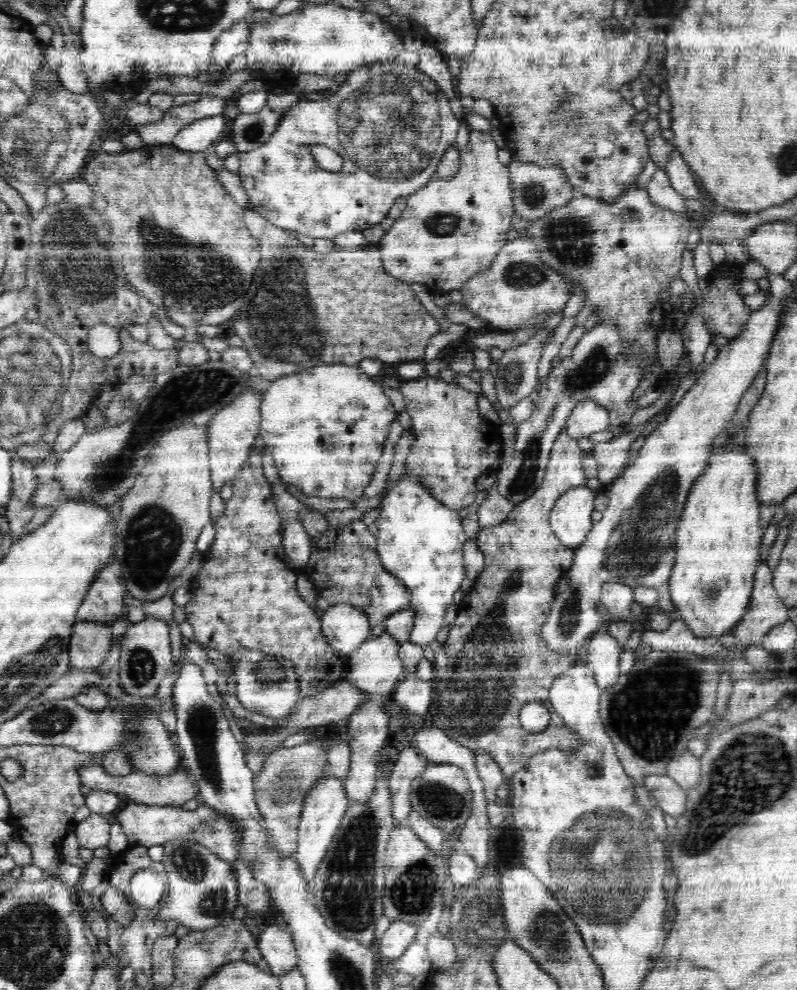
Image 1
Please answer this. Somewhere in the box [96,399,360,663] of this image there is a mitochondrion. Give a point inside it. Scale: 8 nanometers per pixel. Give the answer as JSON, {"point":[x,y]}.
{"point":[151,540]}

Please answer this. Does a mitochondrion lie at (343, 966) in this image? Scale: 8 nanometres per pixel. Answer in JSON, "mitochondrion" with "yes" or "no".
{"mitochondrion":"yes"}

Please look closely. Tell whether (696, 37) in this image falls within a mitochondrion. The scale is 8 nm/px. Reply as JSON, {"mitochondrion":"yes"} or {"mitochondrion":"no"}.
{"mitochondrion":"no"}

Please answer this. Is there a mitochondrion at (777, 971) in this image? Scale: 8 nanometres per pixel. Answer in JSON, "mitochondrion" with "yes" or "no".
{"mitochondrion":"no"}

